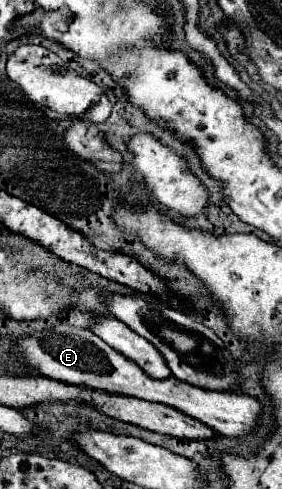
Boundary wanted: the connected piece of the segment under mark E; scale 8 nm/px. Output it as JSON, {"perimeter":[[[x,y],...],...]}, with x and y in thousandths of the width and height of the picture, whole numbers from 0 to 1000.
{"perimeter":[[[245,663],[195,667],[181,675],[145,675],[103,691],[60,699],[60,720],[82,724],[82,744],[138,757],[152,769],[245,781],[245,785],[309,785],[337,798],[415,802],[443,810],[479,810],[500,818],[543,818],[592,830],[613,830],[663,851],[734,867],[762,883],[826,896],[869,896],[918,871],[918,855],[933,847],[933,826],[876,806],[770,806],[741,798],[713,798],[642,781],[628,773],[599,773],[585,781],[528,773],[479,740],[415,724],[387,703],[372,703],[323,675],[259,671]]]}

